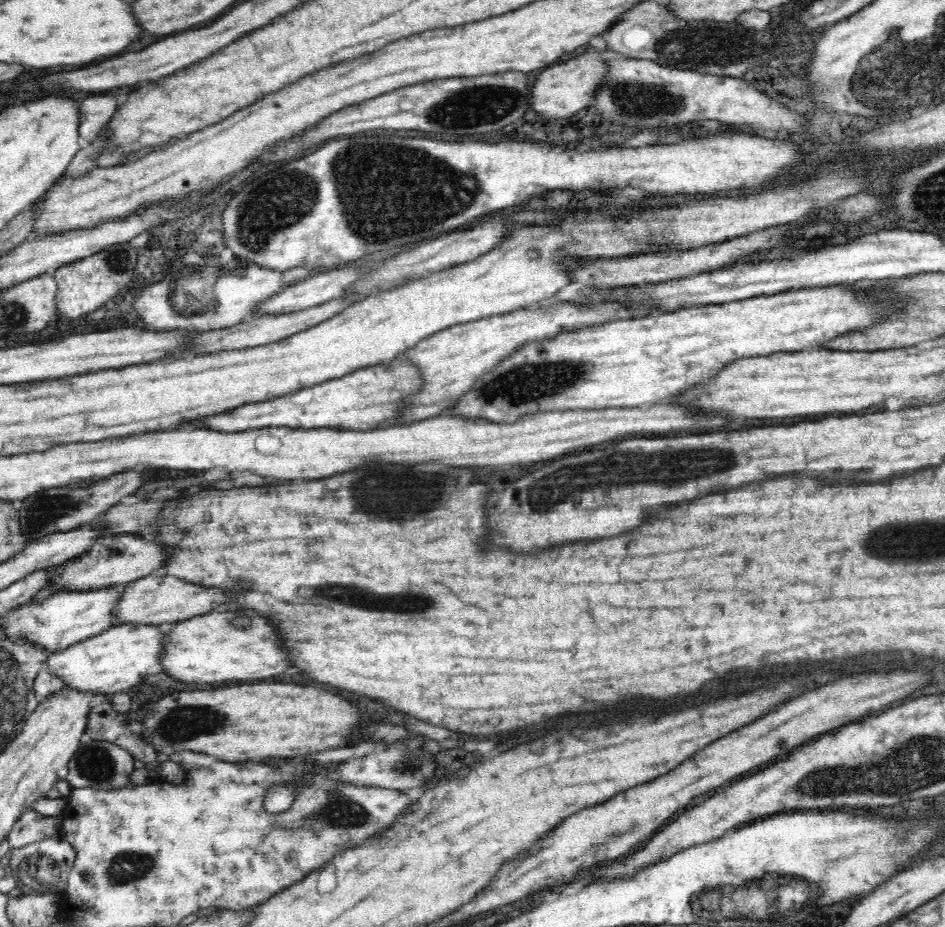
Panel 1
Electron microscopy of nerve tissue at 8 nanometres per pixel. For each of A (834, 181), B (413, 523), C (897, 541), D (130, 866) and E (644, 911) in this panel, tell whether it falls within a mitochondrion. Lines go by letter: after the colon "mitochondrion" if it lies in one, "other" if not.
A: other
B: other
C: mitochondrion
D: mitochondrion
E: other

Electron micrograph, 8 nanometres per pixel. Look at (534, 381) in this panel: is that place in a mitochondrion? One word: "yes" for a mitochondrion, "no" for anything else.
yes

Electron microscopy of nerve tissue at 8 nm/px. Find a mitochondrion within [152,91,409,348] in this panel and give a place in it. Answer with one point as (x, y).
(283, 199)

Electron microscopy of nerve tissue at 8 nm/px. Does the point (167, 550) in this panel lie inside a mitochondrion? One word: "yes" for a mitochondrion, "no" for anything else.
no

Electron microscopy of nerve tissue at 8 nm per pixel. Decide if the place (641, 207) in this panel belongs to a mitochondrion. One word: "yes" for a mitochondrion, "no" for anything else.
no

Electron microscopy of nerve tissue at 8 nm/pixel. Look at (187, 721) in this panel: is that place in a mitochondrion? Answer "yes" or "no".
yes

